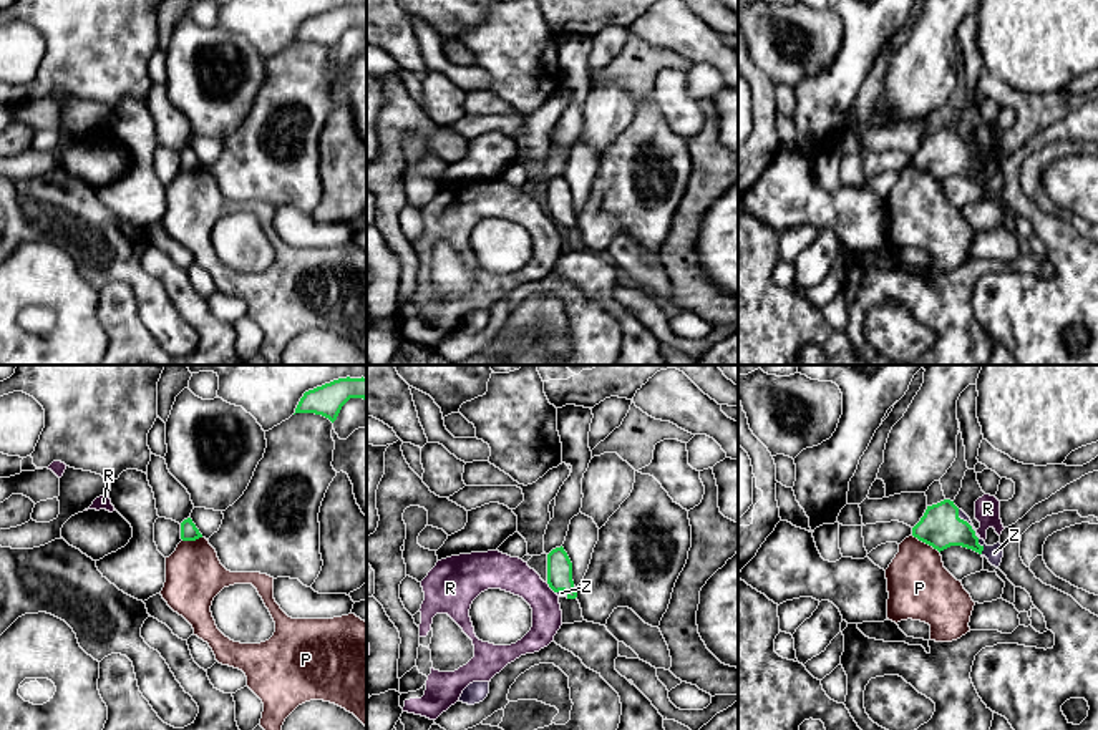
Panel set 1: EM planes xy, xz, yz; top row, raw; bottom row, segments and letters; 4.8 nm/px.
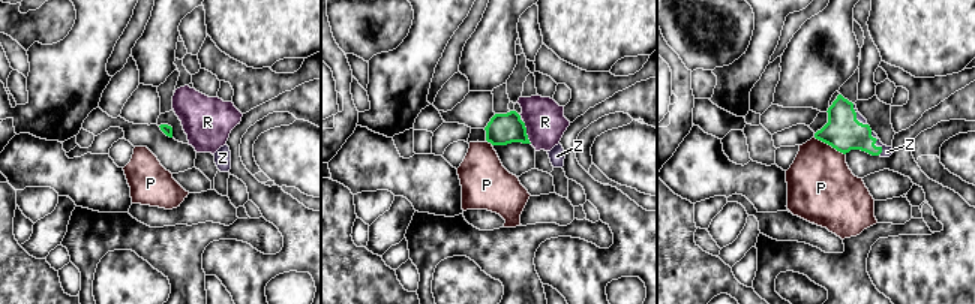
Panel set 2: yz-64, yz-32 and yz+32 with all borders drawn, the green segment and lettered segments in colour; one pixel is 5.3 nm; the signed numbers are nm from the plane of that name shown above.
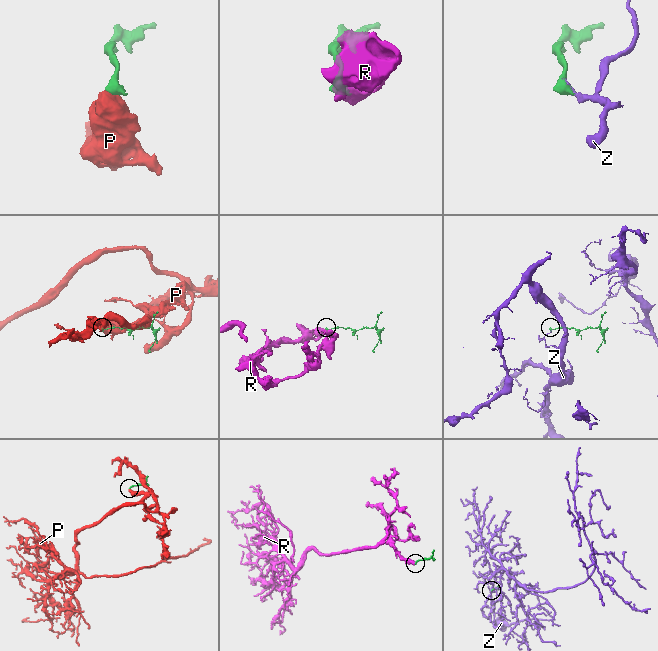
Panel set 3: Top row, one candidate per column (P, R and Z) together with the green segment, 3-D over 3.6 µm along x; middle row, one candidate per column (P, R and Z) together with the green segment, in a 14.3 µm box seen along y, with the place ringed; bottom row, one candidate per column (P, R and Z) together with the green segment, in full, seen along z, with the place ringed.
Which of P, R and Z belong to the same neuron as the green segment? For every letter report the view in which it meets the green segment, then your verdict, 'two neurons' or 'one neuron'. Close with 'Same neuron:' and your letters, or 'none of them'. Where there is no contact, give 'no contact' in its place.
P: yz | two neurons
R: xz | two neurons
Z: yz | one neuron
Same neuron: Z

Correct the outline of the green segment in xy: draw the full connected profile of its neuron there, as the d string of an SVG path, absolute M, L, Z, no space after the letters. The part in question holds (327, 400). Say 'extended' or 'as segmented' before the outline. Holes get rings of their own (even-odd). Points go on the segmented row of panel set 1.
as segmented; M338 378L309 390L300 398L295 413L322 415L333 423L350 398L367 400L367 378Z

